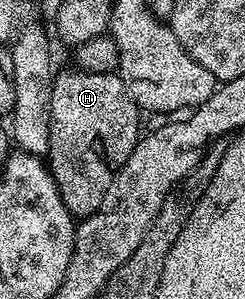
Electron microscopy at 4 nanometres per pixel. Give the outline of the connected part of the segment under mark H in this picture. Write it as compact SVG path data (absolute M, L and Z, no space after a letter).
M58 69L53 76L47 165L63 204L74 219L80 220L95 213L103 204L103 196L107 196L113 176L131 156L142 130L137 119L139 107L127 92L120 74L72 69Z

